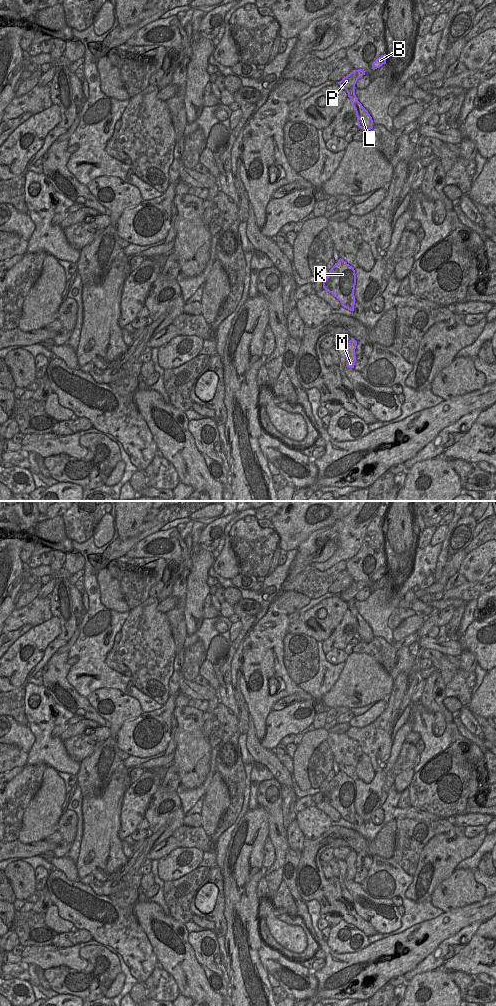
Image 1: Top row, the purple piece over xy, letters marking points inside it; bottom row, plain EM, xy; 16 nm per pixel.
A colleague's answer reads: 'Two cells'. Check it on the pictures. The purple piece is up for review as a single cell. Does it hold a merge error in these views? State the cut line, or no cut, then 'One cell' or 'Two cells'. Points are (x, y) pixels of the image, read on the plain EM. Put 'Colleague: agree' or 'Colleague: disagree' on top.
Colleague: agree
Split along xy (354, 597), (346, 602). Two cells.

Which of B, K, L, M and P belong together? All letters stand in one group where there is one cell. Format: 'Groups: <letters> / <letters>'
Groups: B P / K L M.

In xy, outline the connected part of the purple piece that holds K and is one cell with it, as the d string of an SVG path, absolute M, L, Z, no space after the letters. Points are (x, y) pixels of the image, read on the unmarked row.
M343 771L329 782L329 785L323 793L323 800L336 809L341 817L354 823L355 808L354 802L356 797L356 786L352 778Z

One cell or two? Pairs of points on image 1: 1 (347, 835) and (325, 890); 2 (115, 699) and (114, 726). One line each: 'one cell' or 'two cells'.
1: one cell
2: one cell

